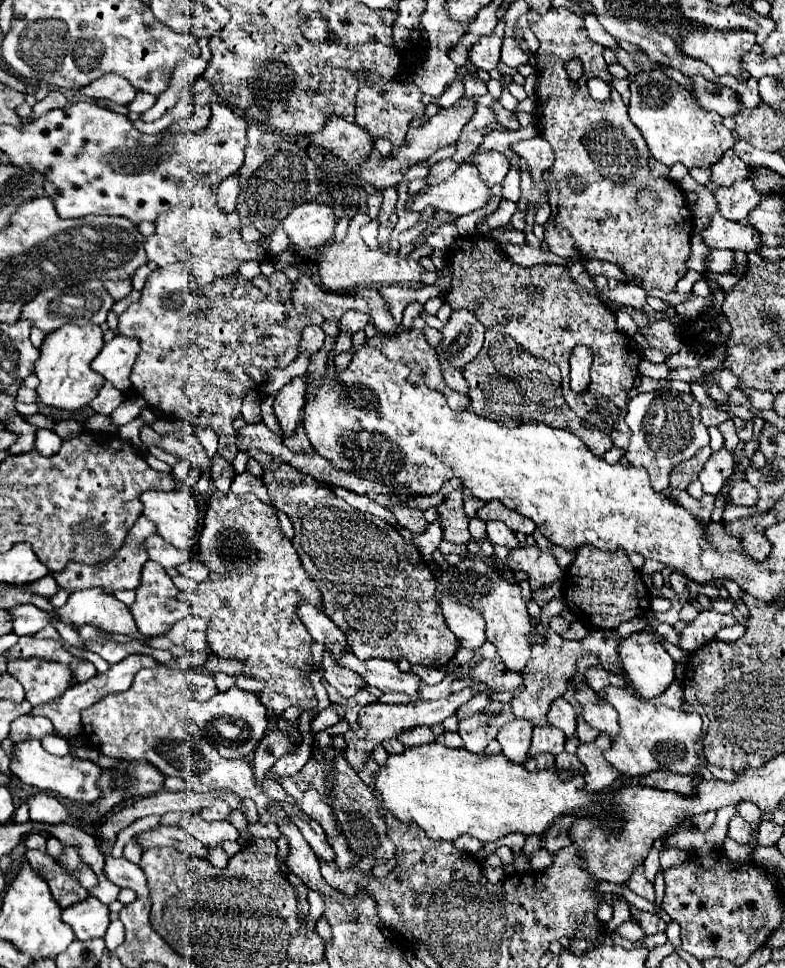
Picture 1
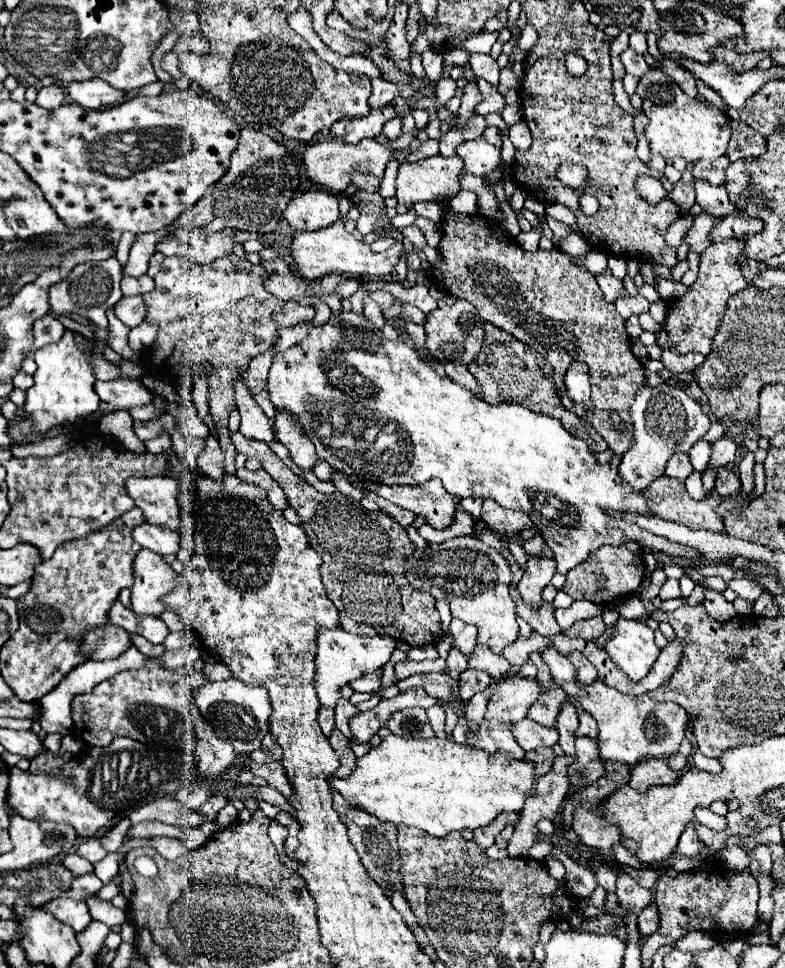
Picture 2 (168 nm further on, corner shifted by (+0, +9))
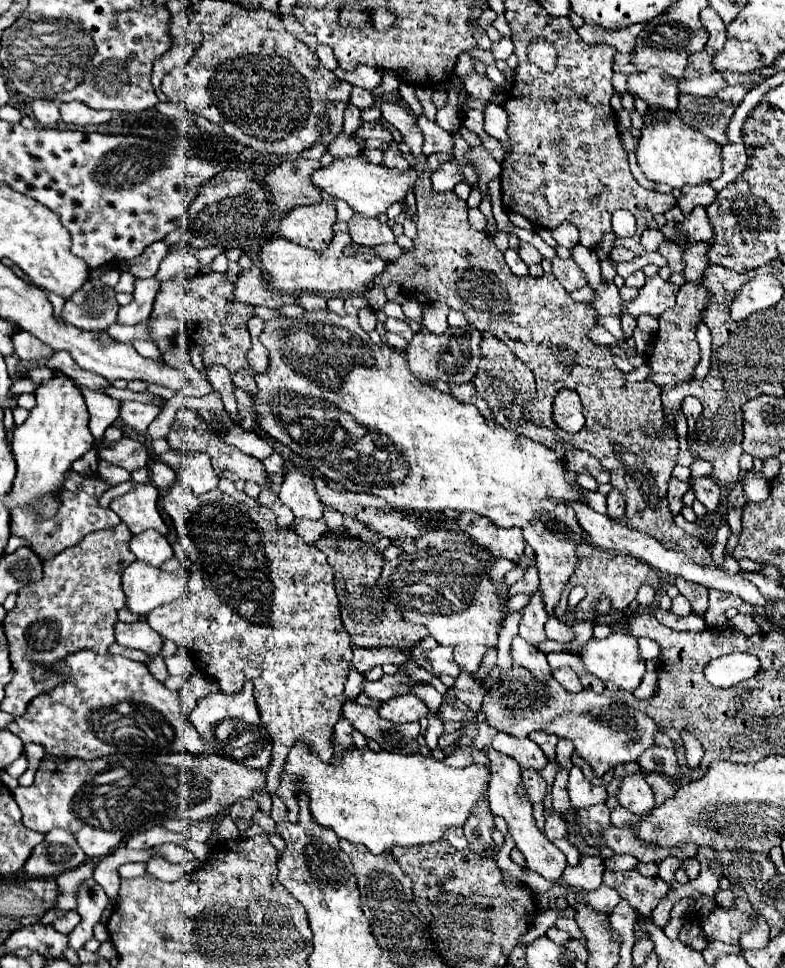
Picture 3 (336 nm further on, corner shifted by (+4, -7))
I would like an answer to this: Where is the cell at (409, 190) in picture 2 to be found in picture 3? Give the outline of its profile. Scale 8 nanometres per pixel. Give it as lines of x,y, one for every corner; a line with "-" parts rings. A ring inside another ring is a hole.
355,156
355,158
341,158
341,160
335,158
329,166
313,172
311,182
319,190
329,194
331,198
347,202
353,212
363,214
363,216
379,216
393,202
401,202
407,196
409,190
415,192
417,176
419,174
415,170
397,172
397,170
391,170
391,168
385,168
385,166
375,166
375,164

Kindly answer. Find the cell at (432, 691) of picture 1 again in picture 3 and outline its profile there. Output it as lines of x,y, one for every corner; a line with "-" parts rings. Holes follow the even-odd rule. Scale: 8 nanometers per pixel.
517,664
503,672
499,682
489,688
483,700
483,712
489,726
517,738
543,730
571,740
577,754
593,768
595,776
603,776
617,764
635,762
641,752
653,746
653,734
659,732
659,726
639,710
619,708
613,698
593,690
581,690
577,694
567,692
553,676
537,680
527,668

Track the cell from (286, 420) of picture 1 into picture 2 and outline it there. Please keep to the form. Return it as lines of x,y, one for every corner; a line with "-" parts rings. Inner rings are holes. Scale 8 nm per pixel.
277,412
275,434
277,434
277,440
289,448
291,458
299,468
309,470
315,464
317,454
315,454
313,442
307,438
305,428
297,424
297,416
289,416
289,412

